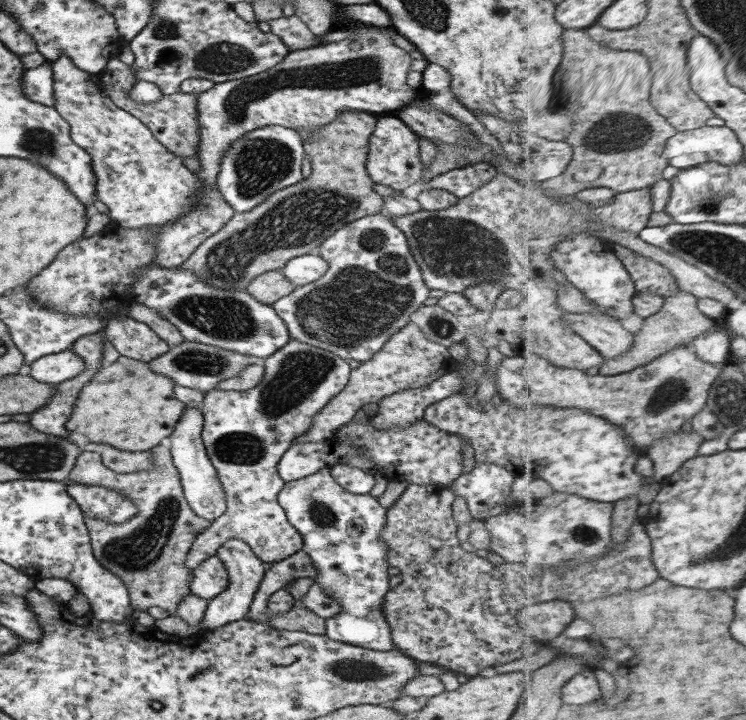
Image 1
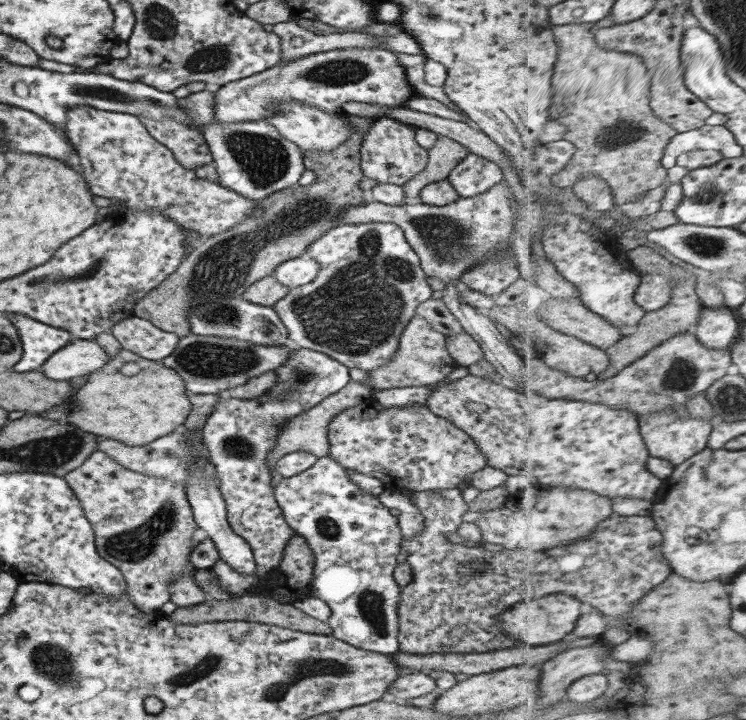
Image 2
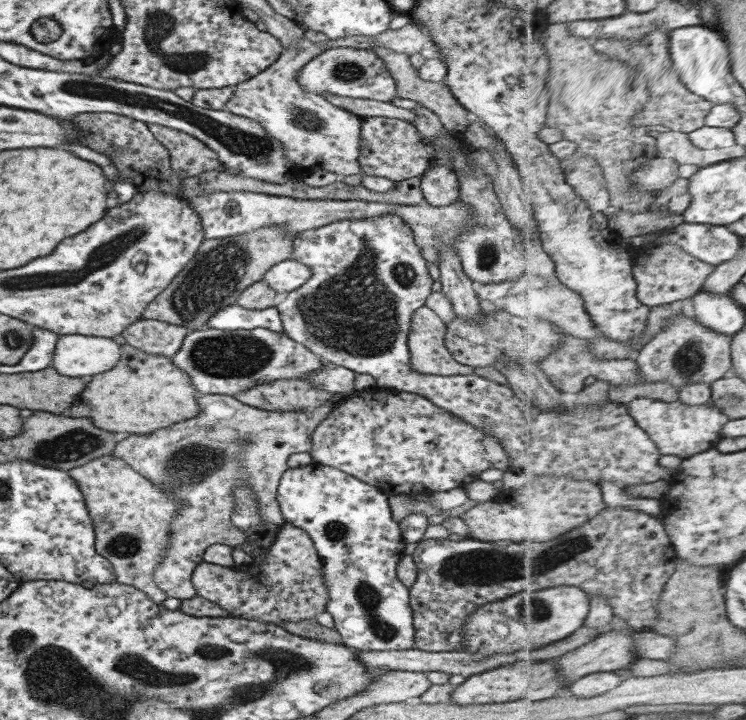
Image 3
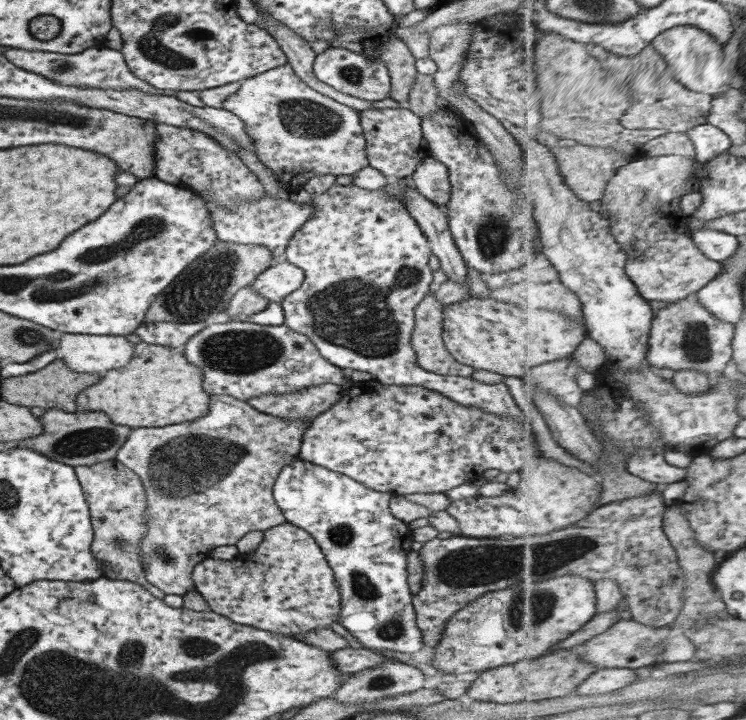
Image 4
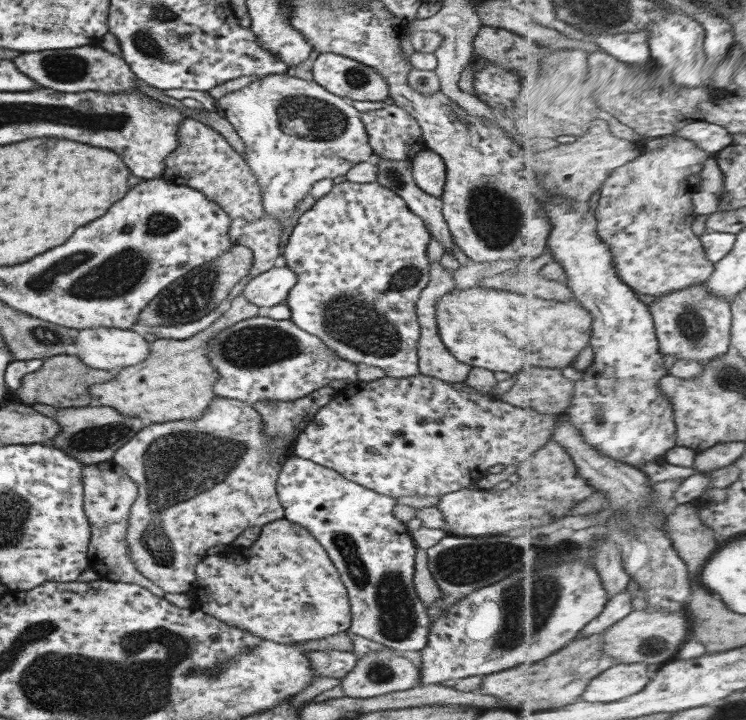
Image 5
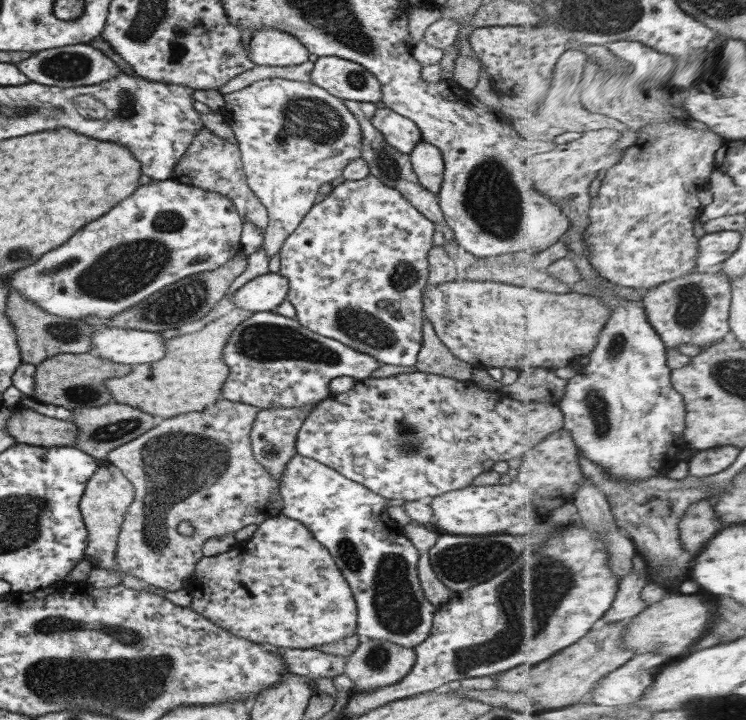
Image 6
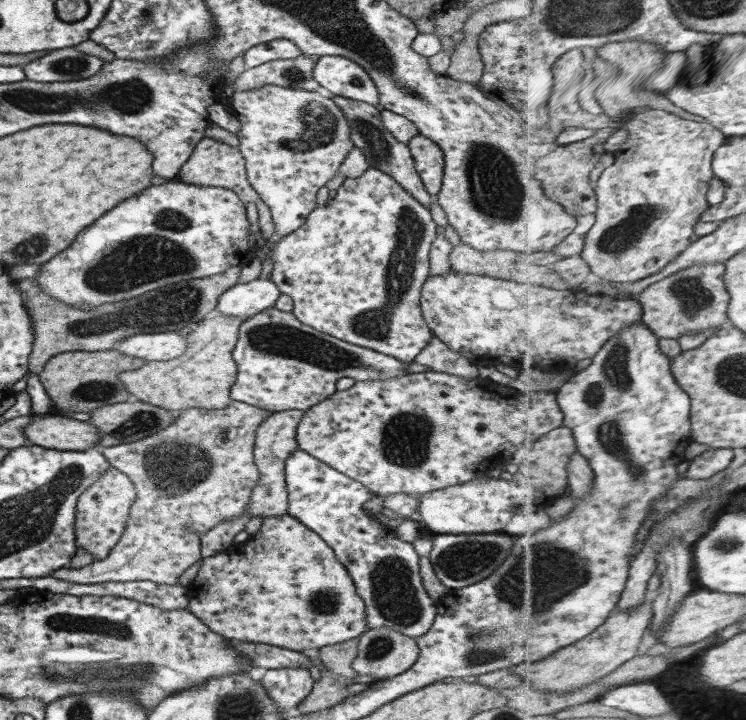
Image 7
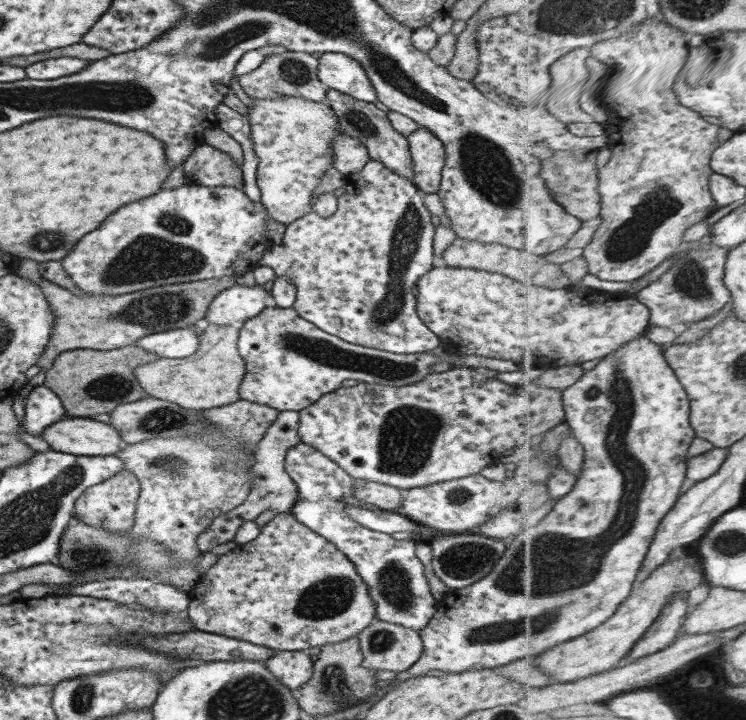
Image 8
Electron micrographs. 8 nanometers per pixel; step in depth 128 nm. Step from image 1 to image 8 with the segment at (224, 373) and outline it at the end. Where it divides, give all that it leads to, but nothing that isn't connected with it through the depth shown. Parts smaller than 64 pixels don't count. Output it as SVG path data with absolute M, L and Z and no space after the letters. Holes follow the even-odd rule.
M266 307L258 316L239 325L237 347L246 364L246 373L240 383L240 398L264 404L278 411L300 411L314 404L321 396L344 386L344 382L404 386L416 383L434 373L431 365L452 359L479 370L486 367L496 372L516 372L518 366L510 360L496 360L484 356L460 355L438 360L433 352L401 355L376 348L352 344L319 330L298 316L294 307Z

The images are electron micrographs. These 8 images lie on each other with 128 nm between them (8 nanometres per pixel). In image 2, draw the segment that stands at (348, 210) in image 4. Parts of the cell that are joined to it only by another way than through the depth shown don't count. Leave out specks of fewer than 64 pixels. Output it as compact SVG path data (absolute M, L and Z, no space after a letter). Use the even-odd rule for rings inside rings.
M393 223L341 224L337 228L332 228L332 231L322 234L318 240L314 240L305 253L313 260L316 260L316 263L320 264L318 276L312 282L304 284L304 286L289 290L288 294L276 301L273 306L276 314L287 329L290 344L298 348L302 347L323 352L348 368L361 368L362 370L370 371L380 367L380 365L384 365L384 363L388 363L396 355L396 349L400 347L400 335L402 335L404 328L407 328L410 320L415 316L416 307L430 299L433 292L427 282L428 276L422 270L419 257L408 244L404 232ZM470 374L456 382L438 385L426 404L434 415L442 416L464 430L484 454L488 466L498 468L508 476L534 476L552 488L580 488L610 498L642 498L654 503L660 499L660 491L665 489L665 480L647 468L651 449L644 438L639 417L630 408L612 408L610 404L586 400L550 400L539 393L520 393L503 383Z

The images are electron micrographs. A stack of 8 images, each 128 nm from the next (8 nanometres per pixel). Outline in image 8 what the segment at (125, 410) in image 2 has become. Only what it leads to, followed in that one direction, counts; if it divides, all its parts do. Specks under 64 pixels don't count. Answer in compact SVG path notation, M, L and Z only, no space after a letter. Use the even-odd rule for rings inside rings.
M210 324L200 334L196 354L183 359L158 358L156 362L136 367L134 375L148 397L174 402L186 410L207 411L240 400L240 383L246 373L246 364L240 356L237 342L239 325L219 326Z

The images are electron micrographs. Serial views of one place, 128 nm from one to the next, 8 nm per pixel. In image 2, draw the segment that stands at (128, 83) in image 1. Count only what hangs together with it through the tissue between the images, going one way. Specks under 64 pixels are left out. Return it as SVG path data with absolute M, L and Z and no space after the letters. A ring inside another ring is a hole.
M209 87L206 90L202 90L202 92L195 92L194 94L178 99L178 104L186 110L186 114L192 116L192 120L194 120L193 124L175 122L175 120L172 120L172 117L152 119L140 115L139 119L141 123L148 129L148 132L151 133L152 138L155 138L160 144L164 144L166 148L169 148L176 157L176 161L187 169L195 170L197 166L213 164L215 161L213 154L206 144L206 139L204 139L204 135L202 135L202 131L200 131L200 127L198 127L206 126L206 124L212 120L214 116L214 95L216 95L215 88Z

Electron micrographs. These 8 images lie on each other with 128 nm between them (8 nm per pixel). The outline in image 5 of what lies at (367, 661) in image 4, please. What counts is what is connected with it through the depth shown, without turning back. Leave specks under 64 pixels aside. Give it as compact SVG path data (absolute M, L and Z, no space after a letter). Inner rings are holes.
M306 650L304 655L310 659L316 676L332 677L341 680L356 667L356 662L358 662L358 657L360 657L354 651L341 650Z

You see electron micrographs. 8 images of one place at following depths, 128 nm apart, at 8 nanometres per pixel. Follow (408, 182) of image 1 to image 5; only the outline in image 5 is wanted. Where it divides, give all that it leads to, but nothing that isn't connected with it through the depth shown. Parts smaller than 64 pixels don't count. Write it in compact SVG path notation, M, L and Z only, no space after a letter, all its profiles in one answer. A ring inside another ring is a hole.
M386 105L380 110L364 111L360 115L368 134L368 142L373 150L373 156L388 158L388 160L409 161L420 152L427 148L423 139L423 132L414 116L408 111L396 106Z

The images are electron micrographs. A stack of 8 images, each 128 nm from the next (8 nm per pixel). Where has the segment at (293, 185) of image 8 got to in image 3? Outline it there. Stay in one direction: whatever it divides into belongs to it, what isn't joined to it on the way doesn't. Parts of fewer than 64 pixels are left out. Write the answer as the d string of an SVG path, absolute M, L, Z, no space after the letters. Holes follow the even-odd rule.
M408 23L400 29L386 29L382 33L370 35L346 36L344 38L329 39L326 44L318 46L306 37L302 37L296 47L283 49L278 60L264 72L250 80L236 85L232 98L225 109L238 116L245 116L258 121L264 131L284 145L284 155L292 163L292 176L303 177L316 170L335 172L340 177L350 176L362 172L360 168L360 135L363 118L340 108L324 96L317 96L314 92L306 92L296 75L298 71L312 57L318 56L328 48L356 48L368 50L370 48L390 48L402 54L420 53L424 43L432 40L422 24Z

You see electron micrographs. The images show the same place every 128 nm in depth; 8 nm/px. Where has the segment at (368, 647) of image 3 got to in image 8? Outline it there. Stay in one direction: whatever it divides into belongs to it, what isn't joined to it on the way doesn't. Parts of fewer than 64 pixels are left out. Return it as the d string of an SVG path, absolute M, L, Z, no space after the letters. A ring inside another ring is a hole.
M298 442L296 446L288 448L285 456L285 469L298 488L298 499L296 499L296 503L293 504L290 512L305 527L311 528L320 536L324 536L328 542L332 542L340 552L344 552L348 556L348 560L356 566L356 572L360 574L360 578L368 584L368 594L372 596L372 600L376 604L375 618L392 624L400 624L404 628L412 628L416 631L426 628L426 624L430 622L432 616L437 614L437 600L431 593L428 578L425 574L425 566L416 556L415 545L417 541L410 539L396 540L391 535L366 528L348 516L344 510L349 505L342 498L352 496L354 478L344 472L342 468L339 468L338 465L332 463L328 456L318 452L316 448L312 448L304 442Z

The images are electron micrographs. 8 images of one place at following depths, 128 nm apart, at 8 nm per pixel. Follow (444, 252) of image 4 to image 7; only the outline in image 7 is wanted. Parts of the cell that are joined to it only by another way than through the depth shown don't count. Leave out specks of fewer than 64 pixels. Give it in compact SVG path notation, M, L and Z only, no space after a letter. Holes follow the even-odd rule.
M336 95L330 96L334 103L342 109L344 117L348 119L350 139L352 139L356 148L360 148L360 150L364 152L369 166L378 168L380 172L392 176L407 194L410 194L419 204L430 208L432 205L432 196L425 190L420 175L415 169L409 146L398 142L398 140L386 130L384 122L382 122L381 112L376 109L375 105L360 100L352 100L352 98L344 98Z

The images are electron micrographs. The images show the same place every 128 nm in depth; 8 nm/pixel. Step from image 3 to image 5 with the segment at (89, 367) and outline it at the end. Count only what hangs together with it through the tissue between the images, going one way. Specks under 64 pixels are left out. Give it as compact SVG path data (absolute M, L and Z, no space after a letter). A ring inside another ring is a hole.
M92 328L80 330L74 339L72 354L80 358L82 364L98 370L119 370L138 364L150 353L150 342L133 331L118 328Z

